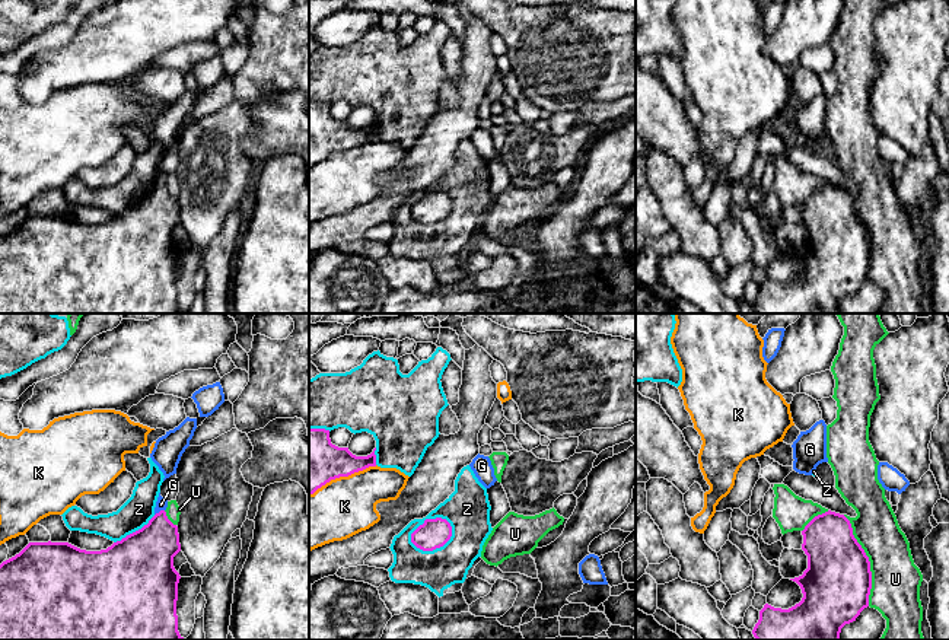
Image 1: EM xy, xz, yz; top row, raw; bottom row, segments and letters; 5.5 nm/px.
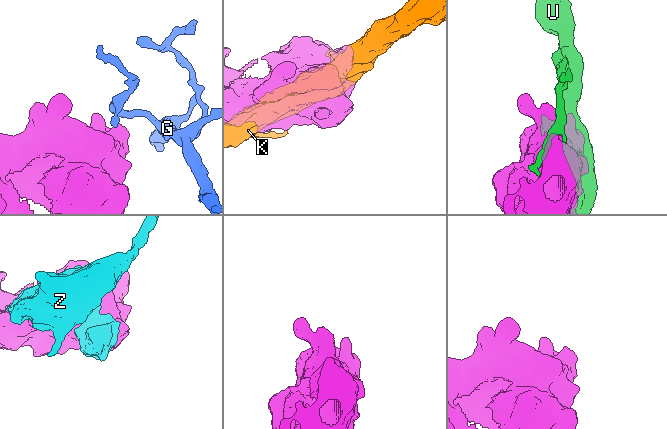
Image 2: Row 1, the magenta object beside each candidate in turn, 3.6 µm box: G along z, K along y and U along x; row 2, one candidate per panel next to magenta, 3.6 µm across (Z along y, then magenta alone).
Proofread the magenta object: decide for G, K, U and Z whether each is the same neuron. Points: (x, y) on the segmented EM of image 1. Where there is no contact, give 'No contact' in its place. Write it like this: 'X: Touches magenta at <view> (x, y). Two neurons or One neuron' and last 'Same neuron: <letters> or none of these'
G: Touches magenta at xy (161, 510). Two neurons
K: Touches magenta at xz (343, 475). Two neurons
U: Touches magenta at yz (868, 560). Two neurons
Z: Touches magenta at xz (427, 519). Two neurons
Same neuron: none of these

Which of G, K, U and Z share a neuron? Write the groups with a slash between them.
G / K / U / Z

